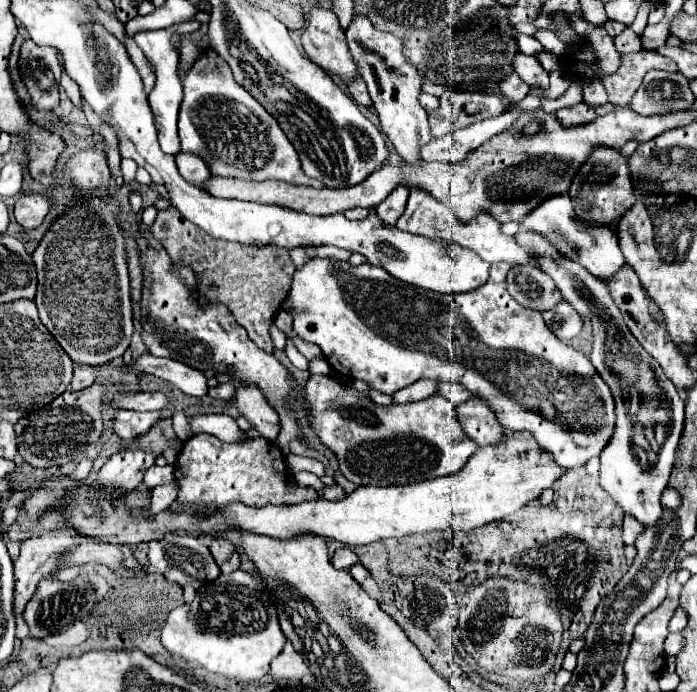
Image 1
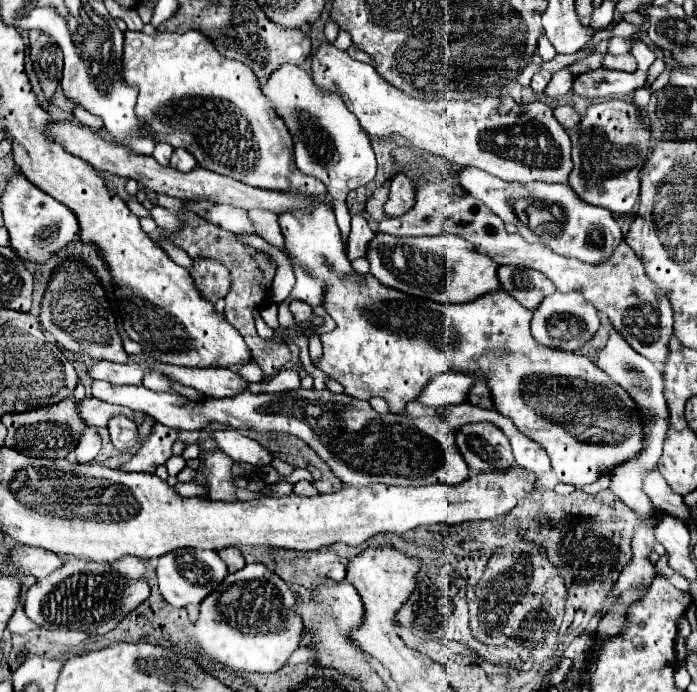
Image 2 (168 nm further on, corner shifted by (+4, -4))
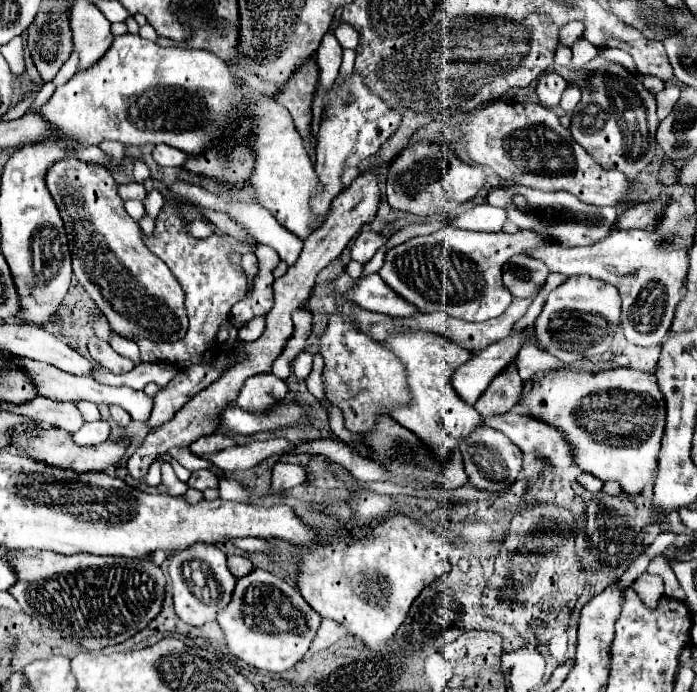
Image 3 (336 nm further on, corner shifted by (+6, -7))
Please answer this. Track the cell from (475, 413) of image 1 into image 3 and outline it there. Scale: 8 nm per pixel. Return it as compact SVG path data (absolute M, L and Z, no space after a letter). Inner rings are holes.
M480 425L470 435L466 435L460 441L460 453L464 457L468 481L478 489L488 489L488 491L506 489L510 483L514 483L516 475L522 469L522 453L518 451L518 447L514 447L514 443L506 435L490 427Z

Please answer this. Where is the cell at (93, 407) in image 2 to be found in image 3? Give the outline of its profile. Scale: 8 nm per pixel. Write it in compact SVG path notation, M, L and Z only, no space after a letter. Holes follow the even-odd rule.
M48 397L34 399L34 403L26 403L26 407L8 407L8 409L24 409L24 413L18 415L30 417L38 421L42 427L60 427L66 429L68 433L78 431L86 423L76 403L54 401Z

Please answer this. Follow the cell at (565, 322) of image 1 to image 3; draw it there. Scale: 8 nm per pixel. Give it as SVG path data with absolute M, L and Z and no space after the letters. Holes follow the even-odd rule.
M578 275L564 281L556 287L534 323L536 341L538 345L560 359L562 363L570 365L578 359L590 359L596 355L604 355L610 349L610 339L620 319L620 303L618 291L610 283Z

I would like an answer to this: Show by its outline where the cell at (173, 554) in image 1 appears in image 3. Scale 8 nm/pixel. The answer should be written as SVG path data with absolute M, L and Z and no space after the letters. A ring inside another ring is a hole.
M192 547L190 551L180 551L170 557L168 577L172 585L172 599L178 617L190 625L204 625L206 621L216 621L216 611L230 601L230 591L234 591L236 577L226 567L226 555L218 547Z

